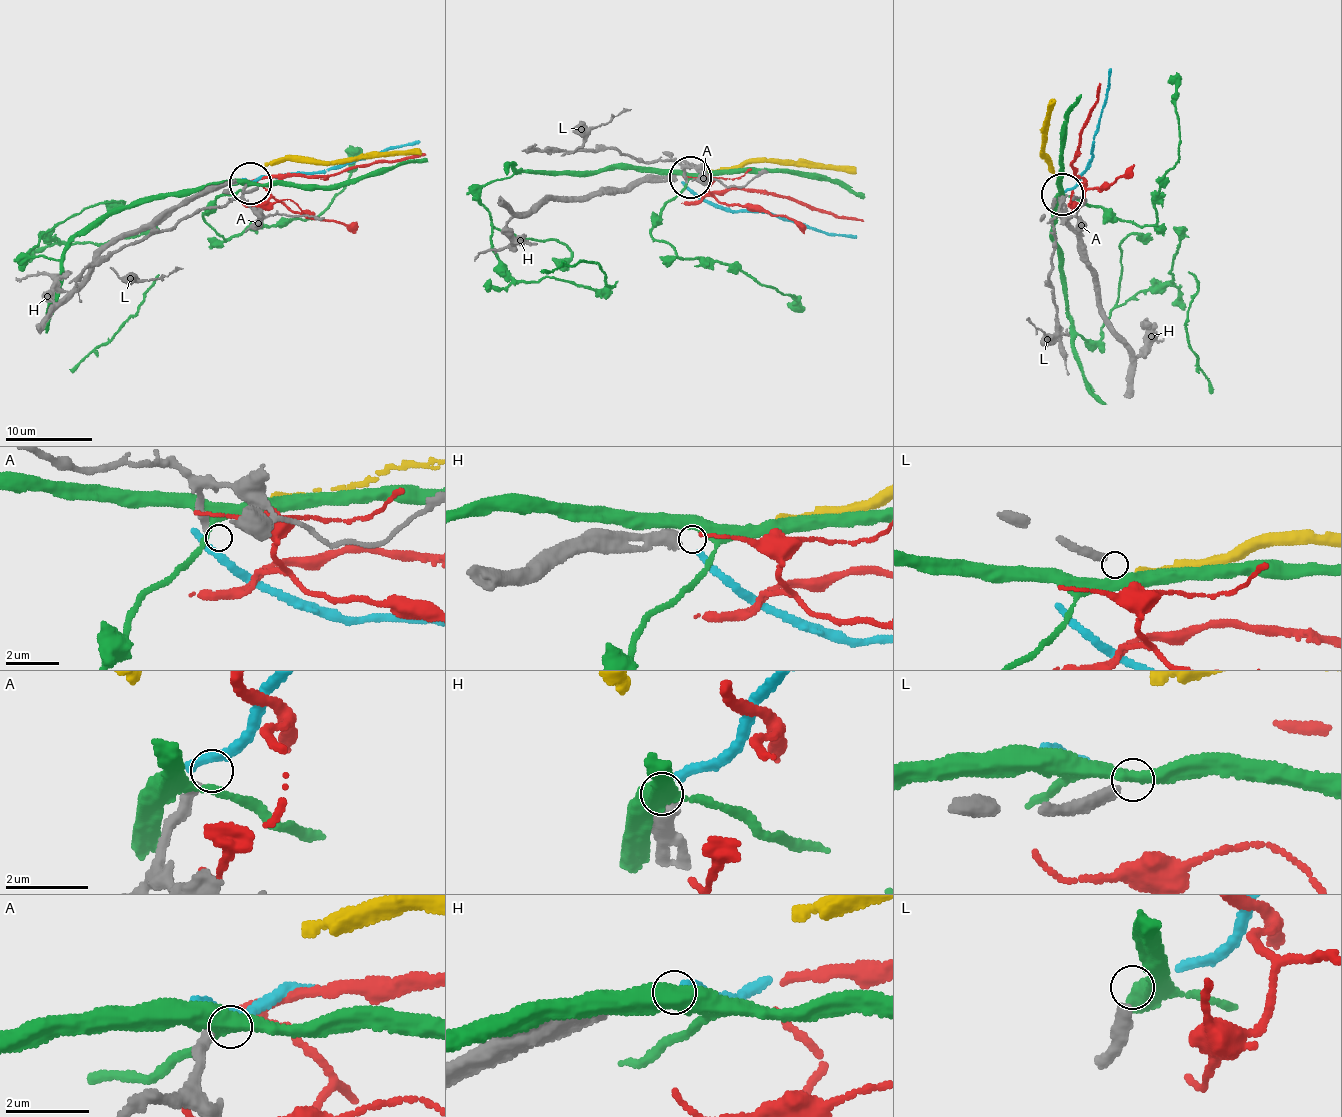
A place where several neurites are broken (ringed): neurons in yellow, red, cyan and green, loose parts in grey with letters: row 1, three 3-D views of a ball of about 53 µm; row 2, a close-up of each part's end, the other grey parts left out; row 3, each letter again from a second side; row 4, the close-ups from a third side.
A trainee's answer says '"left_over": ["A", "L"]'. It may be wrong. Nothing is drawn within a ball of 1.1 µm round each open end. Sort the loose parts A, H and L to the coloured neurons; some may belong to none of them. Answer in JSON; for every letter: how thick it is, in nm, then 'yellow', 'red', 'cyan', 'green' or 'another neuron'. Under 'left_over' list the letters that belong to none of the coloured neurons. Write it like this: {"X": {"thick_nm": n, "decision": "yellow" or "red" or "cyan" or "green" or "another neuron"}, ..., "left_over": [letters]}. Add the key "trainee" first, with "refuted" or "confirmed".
{"trainee": "refuted", "A": {"thick_nm": 240, "decision": "another neuron"}, "H": {"thick_nm": 440, "decision": "another neuron"}, "L": {"thick_nm": 320, "decision": "another neuron"}, "left_over": ["A", "H", "L"]}

